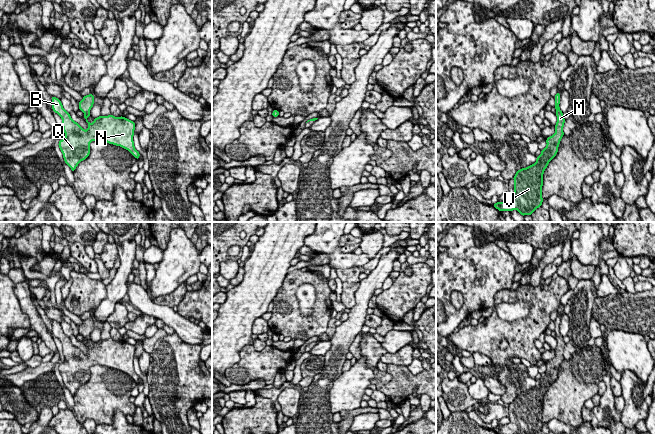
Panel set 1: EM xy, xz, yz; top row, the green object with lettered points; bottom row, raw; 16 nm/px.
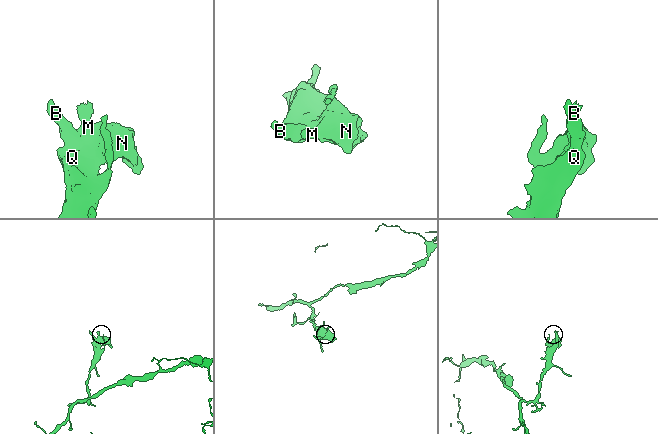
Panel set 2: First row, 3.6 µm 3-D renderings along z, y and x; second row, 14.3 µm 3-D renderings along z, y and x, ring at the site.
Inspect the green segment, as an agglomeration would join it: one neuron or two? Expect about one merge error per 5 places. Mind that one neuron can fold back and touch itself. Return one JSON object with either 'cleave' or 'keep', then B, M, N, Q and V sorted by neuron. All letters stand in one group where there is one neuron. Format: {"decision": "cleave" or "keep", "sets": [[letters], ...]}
{"decision": "keep", "sets": [["B", "M", "N", "Q", "V"]]}

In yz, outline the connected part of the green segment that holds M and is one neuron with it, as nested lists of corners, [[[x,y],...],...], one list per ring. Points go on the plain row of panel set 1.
[[[560,316],[555,323],[557,346],[555,357],[546,363],[546,371],[536,382],[536,386],[526,392],[518,394],[513,401],[514,416],[510,416],[510,423],[497,426],[493,430],[498,434],[536,434],[542,430],[543,398],[549,386],[557,379],[558,371],[564,360],[563,351],[565,342],[560,334]]]

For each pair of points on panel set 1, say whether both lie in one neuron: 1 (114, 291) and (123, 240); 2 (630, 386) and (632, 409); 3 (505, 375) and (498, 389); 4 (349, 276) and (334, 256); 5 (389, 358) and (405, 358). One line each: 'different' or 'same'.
1: same
2: same
3: different
4: different
5: same

